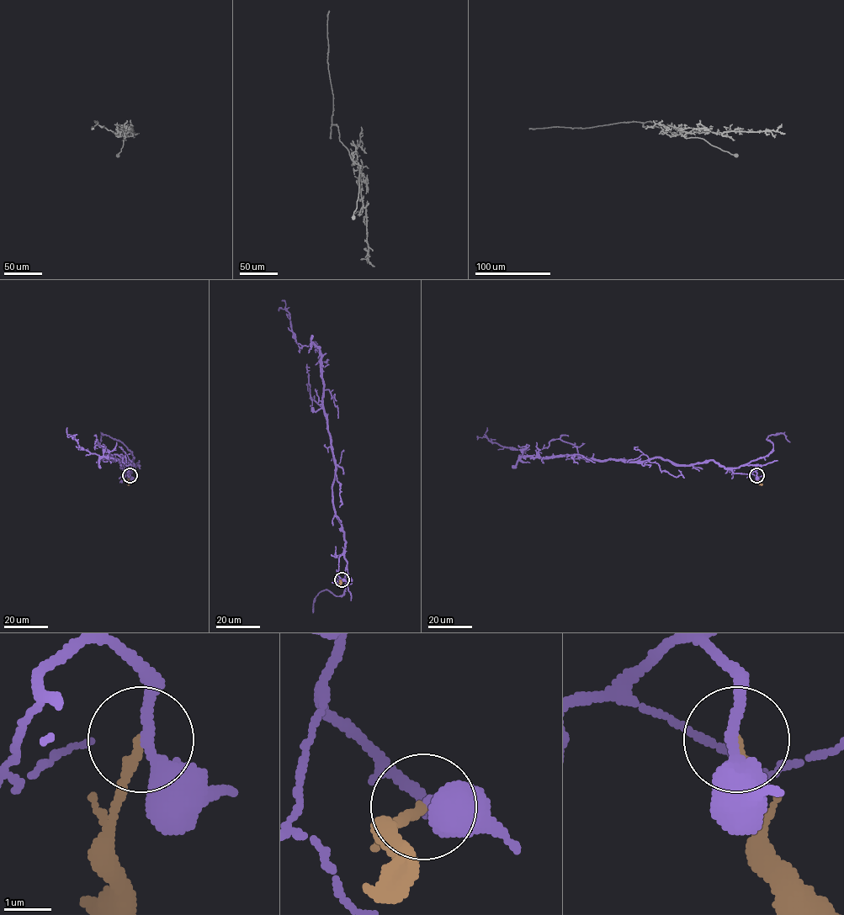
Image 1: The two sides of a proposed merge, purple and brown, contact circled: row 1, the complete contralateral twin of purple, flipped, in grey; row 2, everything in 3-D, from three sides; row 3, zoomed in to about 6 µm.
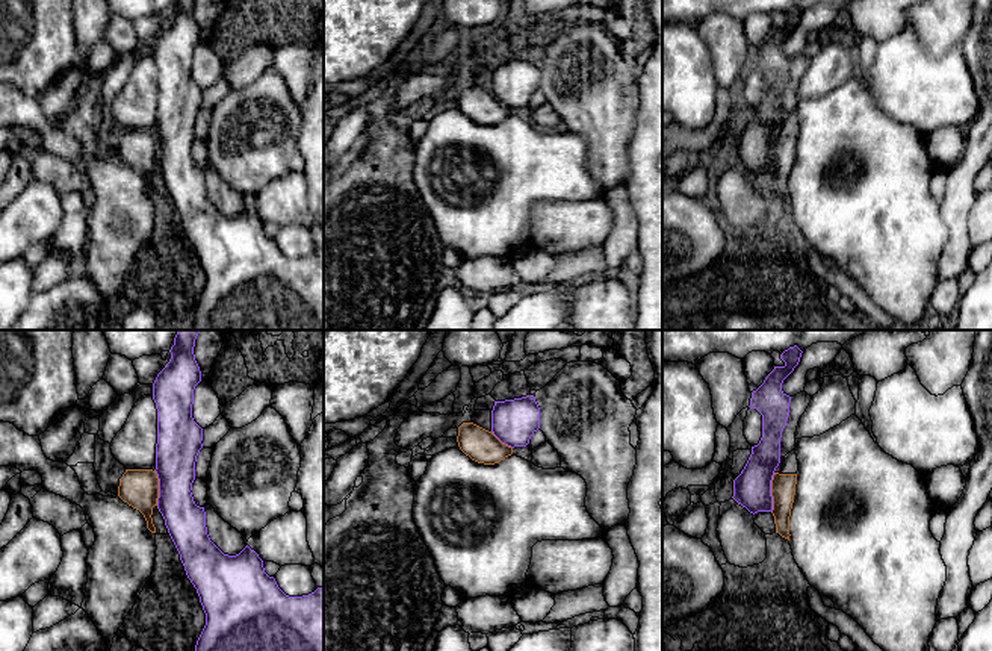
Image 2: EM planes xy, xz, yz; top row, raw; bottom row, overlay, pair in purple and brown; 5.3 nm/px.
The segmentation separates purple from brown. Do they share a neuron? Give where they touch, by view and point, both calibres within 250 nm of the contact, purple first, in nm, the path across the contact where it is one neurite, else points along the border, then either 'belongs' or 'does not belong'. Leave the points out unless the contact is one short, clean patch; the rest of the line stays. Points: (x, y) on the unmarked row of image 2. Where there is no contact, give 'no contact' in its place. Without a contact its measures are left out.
meets purple in yz at (770, 153); 200 nm thick on the purple side, 130 nm on the other; border along yz (774, 133), (770, 171); does not belong

